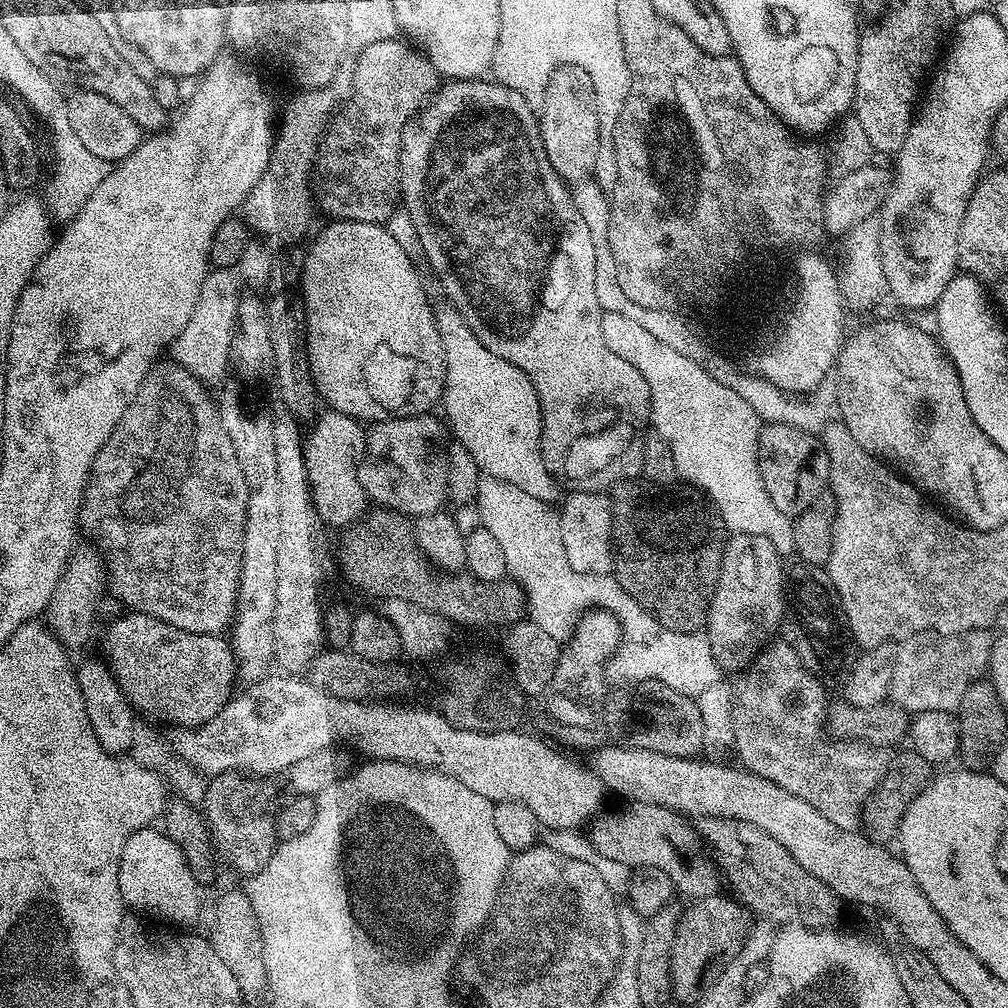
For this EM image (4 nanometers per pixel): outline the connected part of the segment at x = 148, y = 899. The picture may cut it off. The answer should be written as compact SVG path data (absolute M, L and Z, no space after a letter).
M149 826L138 830L126 842L126 850L122 850L122 862L118 870L120 893L125 905L132 908L133 913L145 917L157 916L160 920L173 920L173 925L184 926L200 916L200 892L202 885L190 874L190 866L174 846L174 842L163 831Z

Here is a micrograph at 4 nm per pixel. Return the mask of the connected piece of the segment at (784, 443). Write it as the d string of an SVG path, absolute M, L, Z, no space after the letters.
M764 424L758 438L758 470L770 502L790 518L802 514L828 488L828 459L823 444L813 433L786 426Z

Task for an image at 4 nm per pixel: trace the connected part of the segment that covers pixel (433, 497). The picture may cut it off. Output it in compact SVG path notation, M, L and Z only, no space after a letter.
M421 414L418 416L397 416L394 420L382 420L373 423L366 432L366 455L360 462L360 485L364 488L365 493L369 497L372 496L377 501L377 505L390 508L393 512L403 512L405 516L409 518L415 518L418 516L425 516L431 512L441 511L445 507L444 499L449 499L450 493L448 491L448 450L449 445L444 444L444 432L446 436L446 424L439 415L432 416L433 414Z

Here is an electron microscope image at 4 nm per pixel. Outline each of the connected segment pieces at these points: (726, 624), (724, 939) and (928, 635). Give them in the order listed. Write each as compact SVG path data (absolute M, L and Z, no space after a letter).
M735 533L724 548L718 590L708 611L706 635L725 673L743 673L786 620L786 564L770 538Z
M724 895L704 896L689 903L689 908L677 919L674 946L670 950L670 978L673 997L684 1004L699 1005L702 994L734 962L748 938L749 909L739 899Z
M981 630L979 632L962 632L958 636L943 636L940 632L922 632L918 636L909 636L896 649L896 665L894 666L894 674L892 675L892 691L890 693L891 703L900 705L905 712L915 714L918 712L950 712L955 713L959 709L962 702L962 694L966 694L966 690L970 685L981 679L985 675L984 671L988 668L988 659L991 661L994 656L994 636L991 631Z

